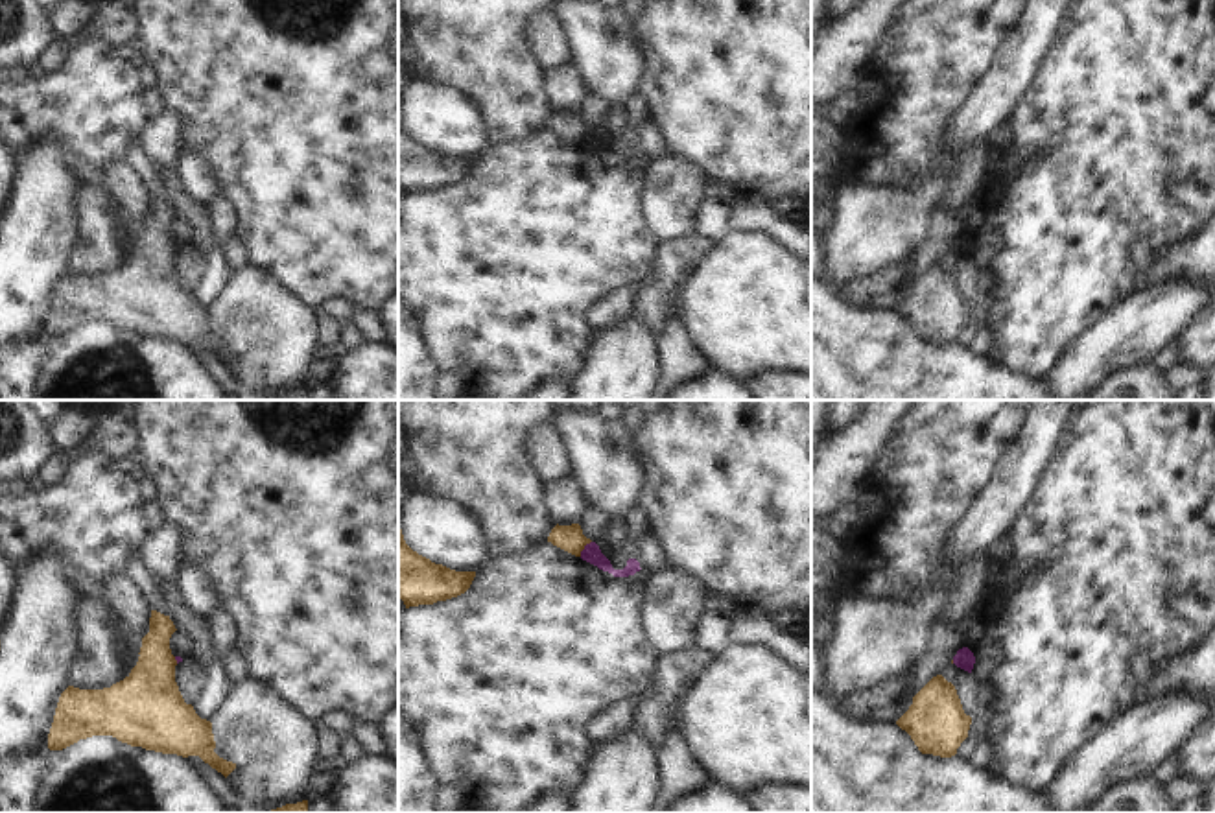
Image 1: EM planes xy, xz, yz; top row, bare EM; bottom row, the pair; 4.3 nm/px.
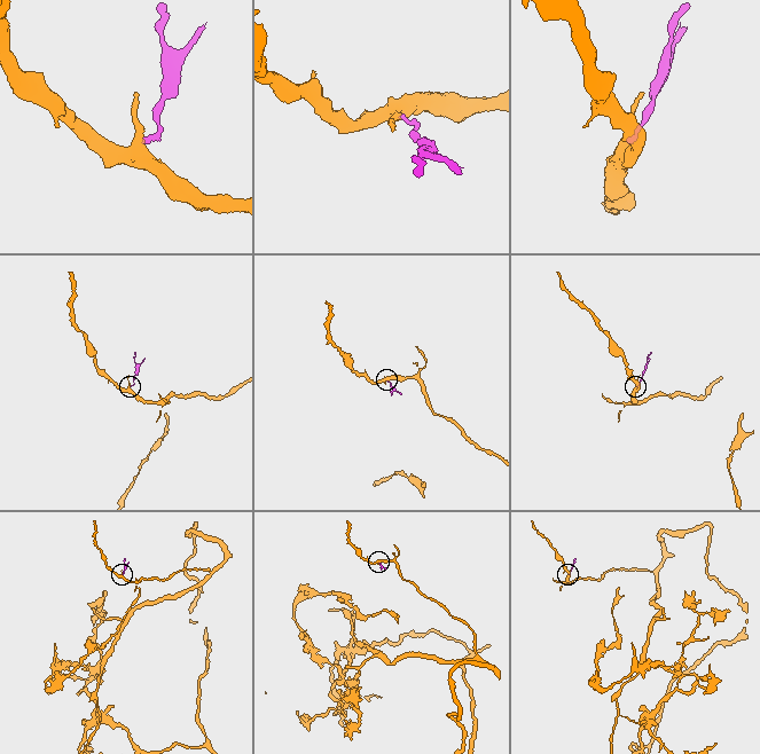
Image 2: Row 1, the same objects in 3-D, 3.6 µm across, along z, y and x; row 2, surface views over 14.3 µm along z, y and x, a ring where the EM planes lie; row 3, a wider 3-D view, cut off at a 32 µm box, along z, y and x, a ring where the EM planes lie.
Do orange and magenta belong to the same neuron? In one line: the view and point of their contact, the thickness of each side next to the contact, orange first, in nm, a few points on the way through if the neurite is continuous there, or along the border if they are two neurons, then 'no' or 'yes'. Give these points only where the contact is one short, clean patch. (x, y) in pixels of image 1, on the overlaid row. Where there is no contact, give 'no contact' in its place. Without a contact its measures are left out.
xz (583, 548) | 120/80 nm | along xz (590, 541), (579, 555) | no

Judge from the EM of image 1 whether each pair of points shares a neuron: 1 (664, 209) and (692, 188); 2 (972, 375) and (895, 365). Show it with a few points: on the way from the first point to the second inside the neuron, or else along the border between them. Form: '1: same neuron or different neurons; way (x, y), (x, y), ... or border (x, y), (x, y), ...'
1: same neuron; way (672, 201), (684, 188)
2: same neuron; way (954, 375), (913, 375)

